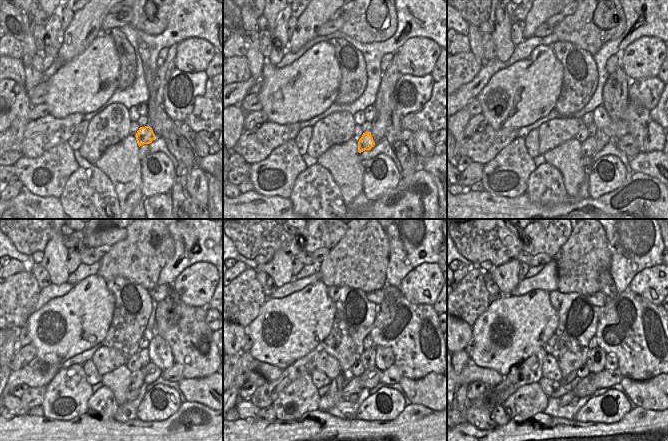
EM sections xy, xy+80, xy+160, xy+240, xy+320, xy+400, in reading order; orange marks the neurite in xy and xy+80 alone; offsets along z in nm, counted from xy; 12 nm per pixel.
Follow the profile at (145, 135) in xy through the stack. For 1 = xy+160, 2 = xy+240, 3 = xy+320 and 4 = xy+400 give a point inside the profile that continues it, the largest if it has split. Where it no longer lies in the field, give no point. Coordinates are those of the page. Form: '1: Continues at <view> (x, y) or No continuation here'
1: Continues at xy+160 (588, 146)
2: Continues at xy+240 (136, 382)
3: Continues at xy+320 (354, 386)
4: Continues at xy+400 (564, 400).

